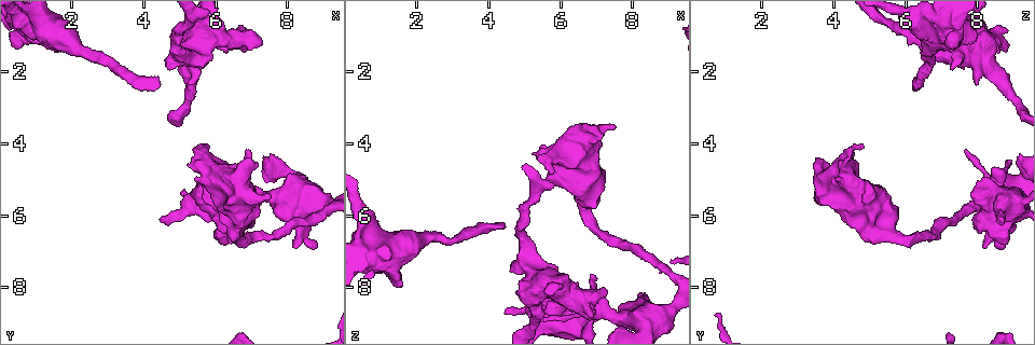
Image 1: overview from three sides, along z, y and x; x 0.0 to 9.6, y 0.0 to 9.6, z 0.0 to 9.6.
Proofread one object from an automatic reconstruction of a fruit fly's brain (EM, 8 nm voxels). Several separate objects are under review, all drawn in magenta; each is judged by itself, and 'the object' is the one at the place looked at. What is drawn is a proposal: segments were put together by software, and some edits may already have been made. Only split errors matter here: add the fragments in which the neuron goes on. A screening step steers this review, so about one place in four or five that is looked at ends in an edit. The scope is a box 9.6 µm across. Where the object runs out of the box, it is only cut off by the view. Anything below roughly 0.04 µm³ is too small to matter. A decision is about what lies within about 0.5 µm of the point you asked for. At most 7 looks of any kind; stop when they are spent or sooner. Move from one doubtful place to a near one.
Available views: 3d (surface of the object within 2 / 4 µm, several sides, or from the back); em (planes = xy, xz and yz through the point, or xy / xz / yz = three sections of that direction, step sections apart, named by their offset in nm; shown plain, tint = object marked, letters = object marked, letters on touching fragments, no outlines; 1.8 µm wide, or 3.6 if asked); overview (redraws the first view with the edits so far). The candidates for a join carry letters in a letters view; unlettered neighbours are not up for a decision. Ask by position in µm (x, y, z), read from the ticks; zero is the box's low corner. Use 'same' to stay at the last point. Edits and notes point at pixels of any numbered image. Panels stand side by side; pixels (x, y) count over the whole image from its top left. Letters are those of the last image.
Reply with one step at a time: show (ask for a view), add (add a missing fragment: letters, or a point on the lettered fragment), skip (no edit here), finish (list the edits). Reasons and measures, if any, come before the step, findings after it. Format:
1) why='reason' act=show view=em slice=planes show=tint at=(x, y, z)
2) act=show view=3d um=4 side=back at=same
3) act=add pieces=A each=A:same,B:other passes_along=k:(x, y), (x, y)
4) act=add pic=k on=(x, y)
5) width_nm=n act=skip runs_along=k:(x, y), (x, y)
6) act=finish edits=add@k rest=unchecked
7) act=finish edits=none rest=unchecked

why='thin neck' act=show view=3d um=4 side=back at=(8.00, 5.60, 8.85)

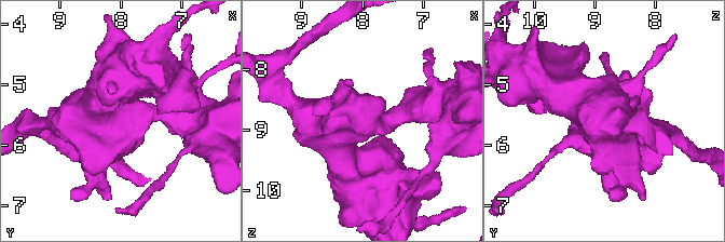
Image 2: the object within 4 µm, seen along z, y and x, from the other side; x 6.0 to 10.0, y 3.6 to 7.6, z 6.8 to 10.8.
act=show view=em um=3.6 slice=yz step=4 show=tint at=same

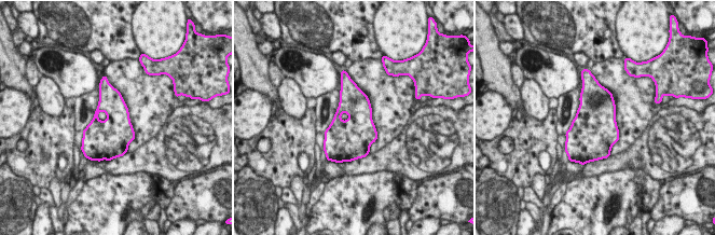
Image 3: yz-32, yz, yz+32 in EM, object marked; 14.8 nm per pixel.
why='another direction' act=show view=em um=3.6 slice=planes show=letters at=same

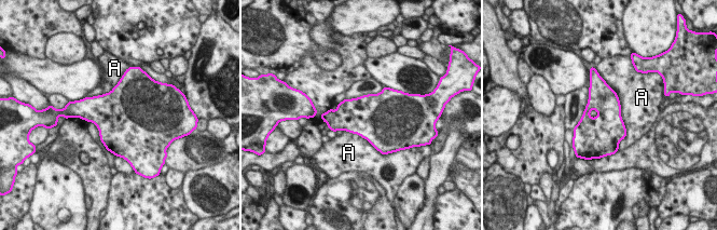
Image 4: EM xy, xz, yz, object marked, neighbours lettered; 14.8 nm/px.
width_nm=650 act=skip each=A:other border=4:(604, 81), (625, 129), (619, 149) found='no lettered fragment goes on from it'

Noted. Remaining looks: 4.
why='branch stops here' act=show view=em slice=planes show=letters at=(4.45, 6.15, 8.75)

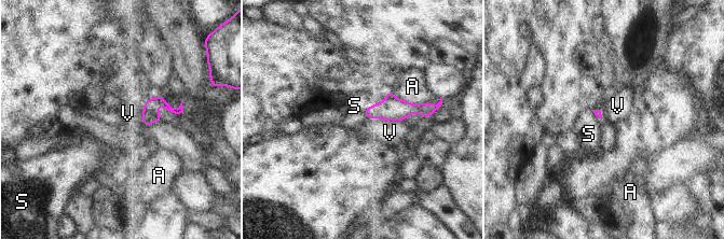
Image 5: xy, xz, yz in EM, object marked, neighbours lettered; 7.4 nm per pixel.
act=add pieces=S each=A:other,S:same,V:other passes_along=5:(391, 109), (374, 103), (354, 106) found='it goes on there'

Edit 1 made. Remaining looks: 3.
act=show view=overview

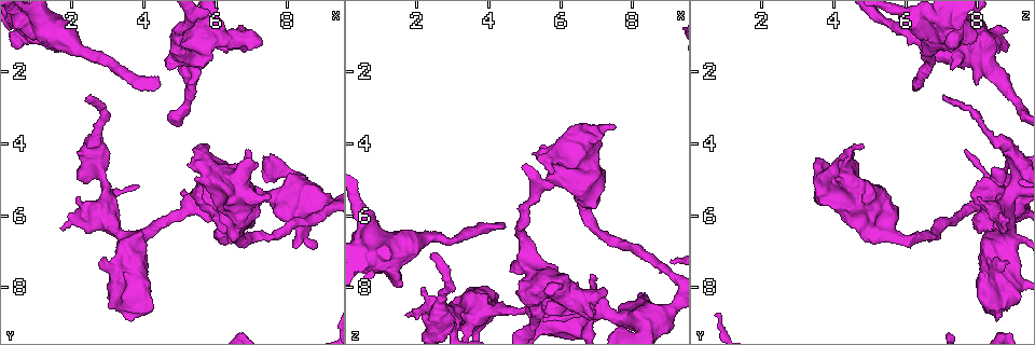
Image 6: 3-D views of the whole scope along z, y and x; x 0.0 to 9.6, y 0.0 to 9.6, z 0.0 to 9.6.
why='an open end' act=show view=em slice=yz step=8 show=letters at=(4.50, 2.35, 6.25)

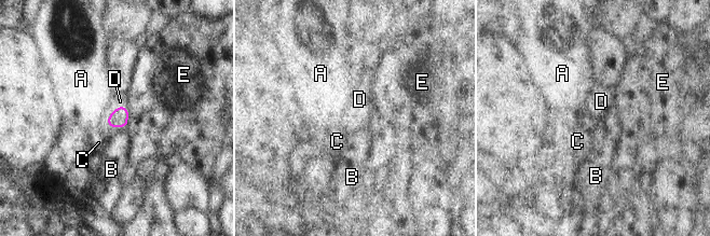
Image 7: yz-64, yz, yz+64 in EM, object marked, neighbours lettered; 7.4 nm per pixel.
why='another direction' act=show view=em slice=planes show=letters at=same

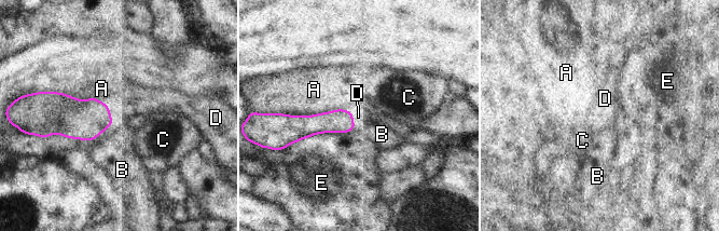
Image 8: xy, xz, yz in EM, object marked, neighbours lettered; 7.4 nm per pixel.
act=add pieces=D each=A:other,B:other,C:other,D:same,E:other passes_along=8:(82, 120), (109, 113), (130, 104) found='the neuron continues'

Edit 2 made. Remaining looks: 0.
act=finish edits=add@5,add@8 rest=unchecked

